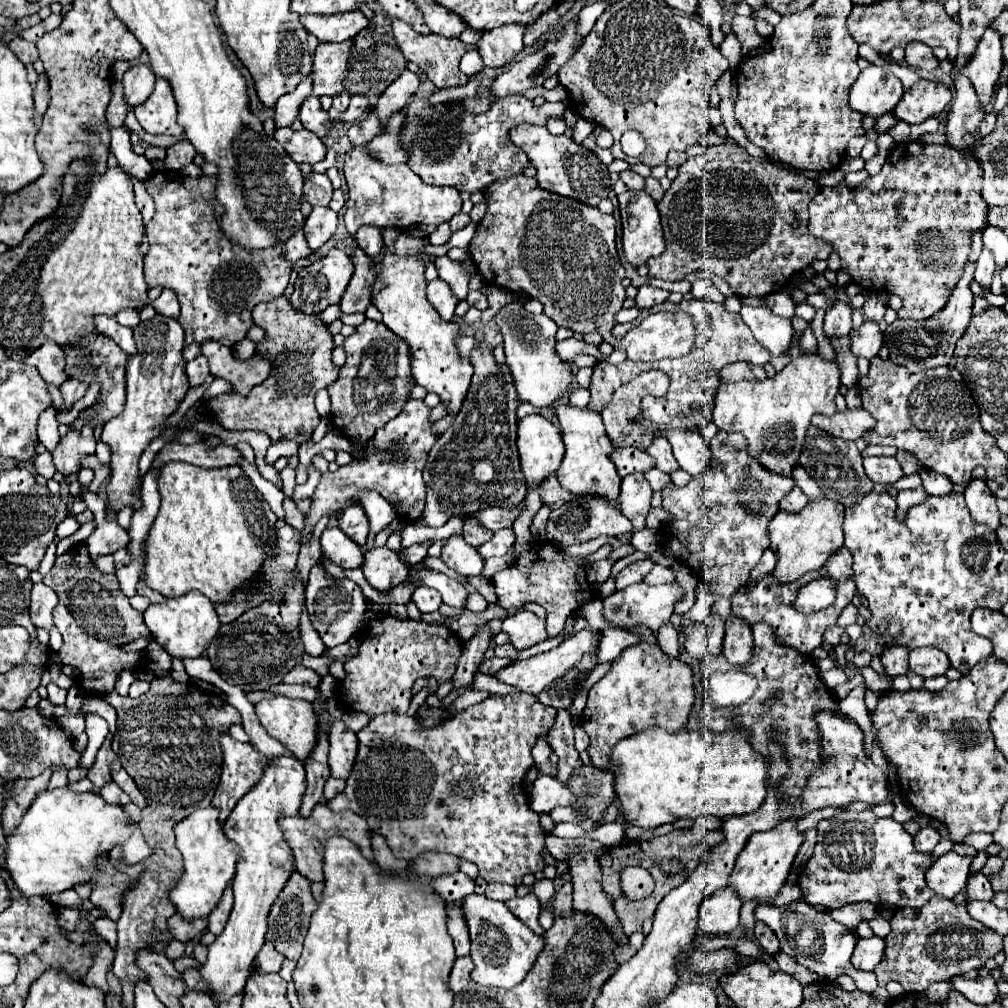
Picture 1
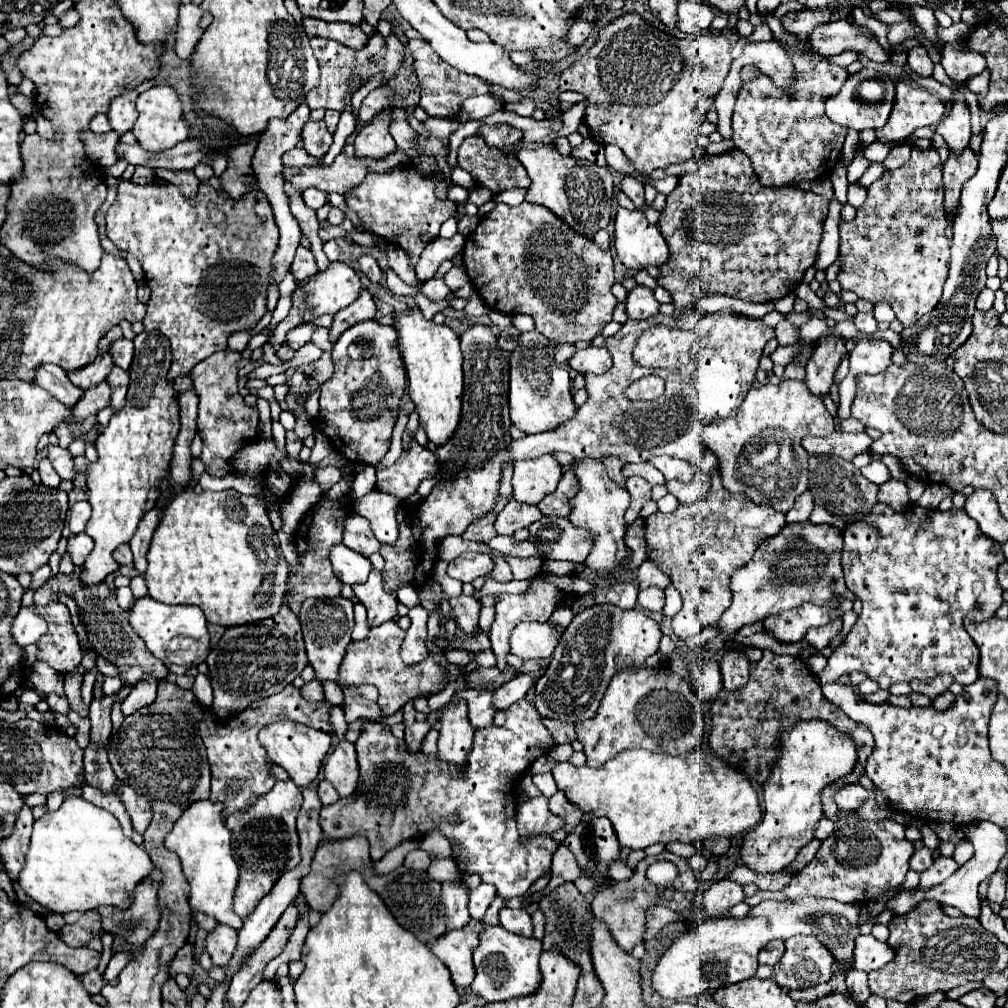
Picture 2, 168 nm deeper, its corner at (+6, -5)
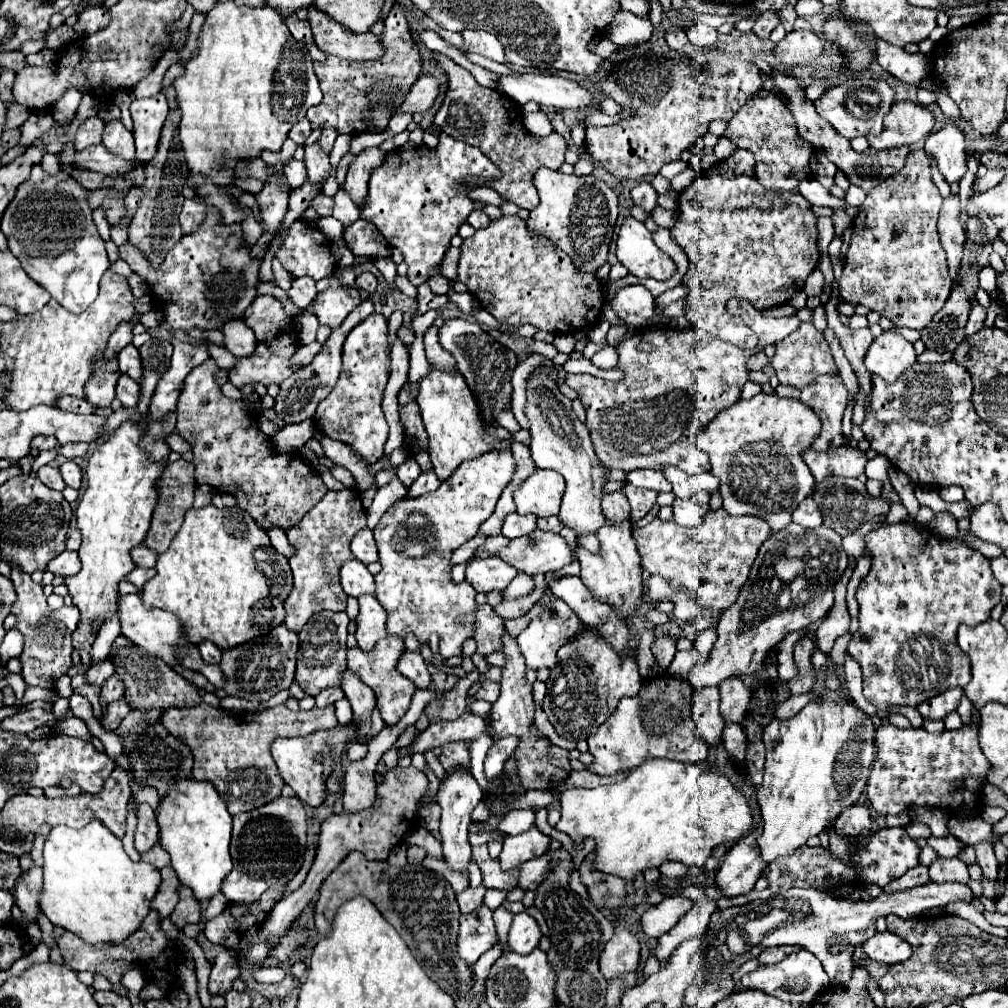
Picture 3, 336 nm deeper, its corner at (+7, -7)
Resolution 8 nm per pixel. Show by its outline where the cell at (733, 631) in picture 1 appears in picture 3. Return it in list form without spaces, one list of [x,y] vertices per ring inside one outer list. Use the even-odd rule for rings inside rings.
[[[729,677],[719,683],[721,713],[725,723],[741,723],[751,701],[751,691],[741,677]]]

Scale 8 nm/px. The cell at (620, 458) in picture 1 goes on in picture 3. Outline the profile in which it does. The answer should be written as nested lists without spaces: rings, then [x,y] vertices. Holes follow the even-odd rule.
[[[635,469],[627,473],[627,483],[633,483],[635,487],[645,487],[653,491],[671,491],[671,483],[663,477],[661,471],[655,469]]]

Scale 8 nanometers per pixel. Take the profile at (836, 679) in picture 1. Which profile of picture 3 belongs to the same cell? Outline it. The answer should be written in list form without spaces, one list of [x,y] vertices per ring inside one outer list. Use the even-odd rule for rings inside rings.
[[[973,707],[971,723],[961,729],[927,733],[925,729],[899,729],[883,723],[875,731],[877,757],[869,775],[869,801],[881,815],[899,815],[911,807],[973,809],[979,807],[985,777],[993,769],[979,747],[979,709]]]

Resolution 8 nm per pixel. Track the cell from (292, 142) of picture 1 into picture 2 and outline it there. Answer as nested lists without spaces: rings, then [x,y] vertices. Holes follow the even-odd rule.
[[[294,147],[288,153],[284,153],[282,161],[286,167],[316,167],[320,163],[318,157],[310,157],[306,149],[300,149],[300,147]]]

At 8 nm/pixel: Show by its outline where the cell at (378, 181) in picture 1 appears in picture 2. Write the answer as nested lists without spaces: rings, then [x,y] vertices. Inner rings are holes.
[[[400,167],[388,173],[368,173],[368,177],[346,197],[346,203],[360,215],[366,231],[404,249],[412,267],[416,267],[424,245],[438,239],[440,225],[456,215],[456,203],[450,199],[438,199],[436,181],[432,177],[424,177],[416,167]]]

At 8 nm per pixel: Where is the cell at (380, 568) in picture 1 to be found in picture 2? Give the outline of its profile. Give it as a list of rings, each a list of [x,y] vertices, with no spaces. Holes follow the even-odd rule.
[[[374,569],[364,585],[352,585],[352,589],[354,589],[358,601],[368,611],[368,627],[378,627],[378,625],[398,617],[396,595],[388,593],[384,589],[380,571]]]

